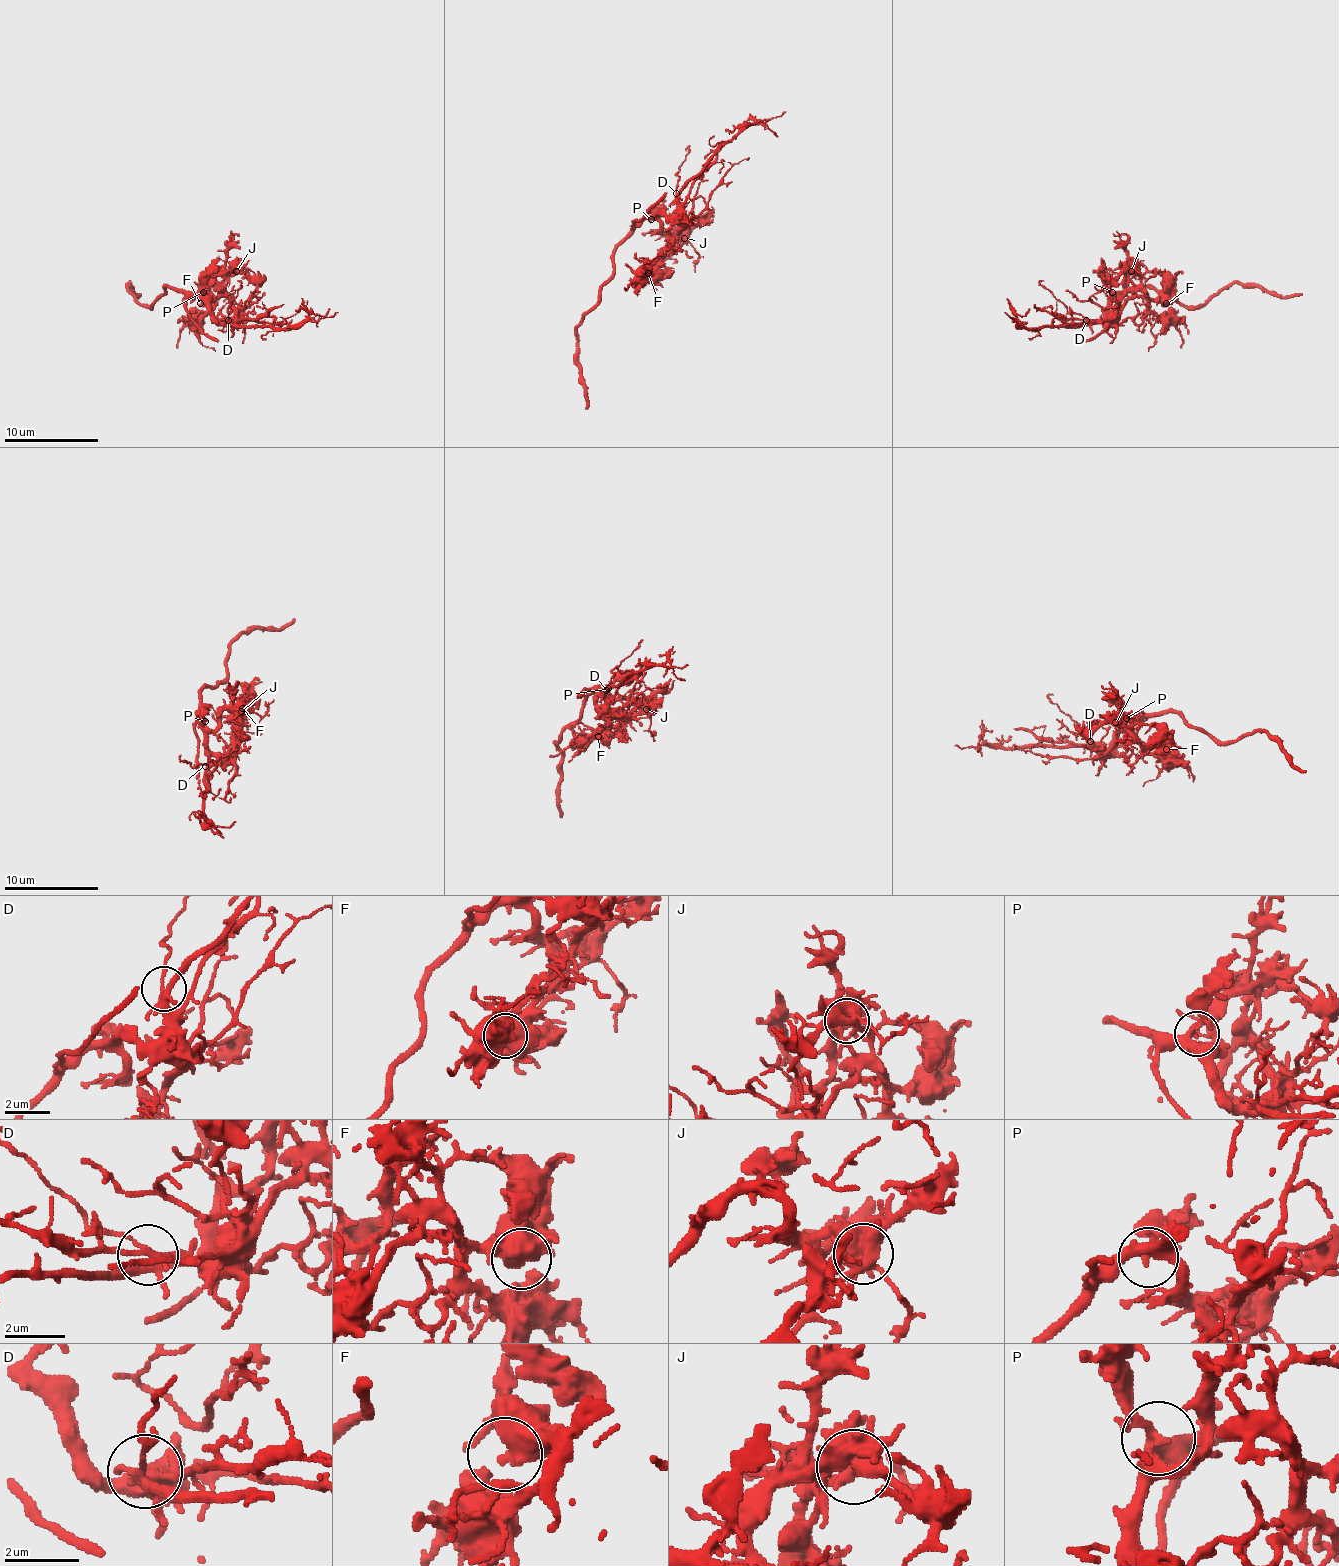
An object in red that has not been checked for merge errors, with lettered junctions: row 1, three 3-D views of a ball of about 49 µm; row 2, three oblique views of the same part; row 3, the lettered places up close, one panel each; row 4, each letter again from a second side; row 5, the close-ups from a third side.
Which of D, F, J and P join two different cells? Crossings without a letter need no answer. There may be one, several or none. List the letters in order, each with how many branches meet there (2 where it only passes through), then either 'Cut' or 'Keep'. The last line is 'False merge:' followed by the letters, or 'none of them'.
D: Branches: 5. Keep
F: Branches: 1. Keep
J: Branches: 6. Cut
P: Branches: 3. Keep
False merge: J

